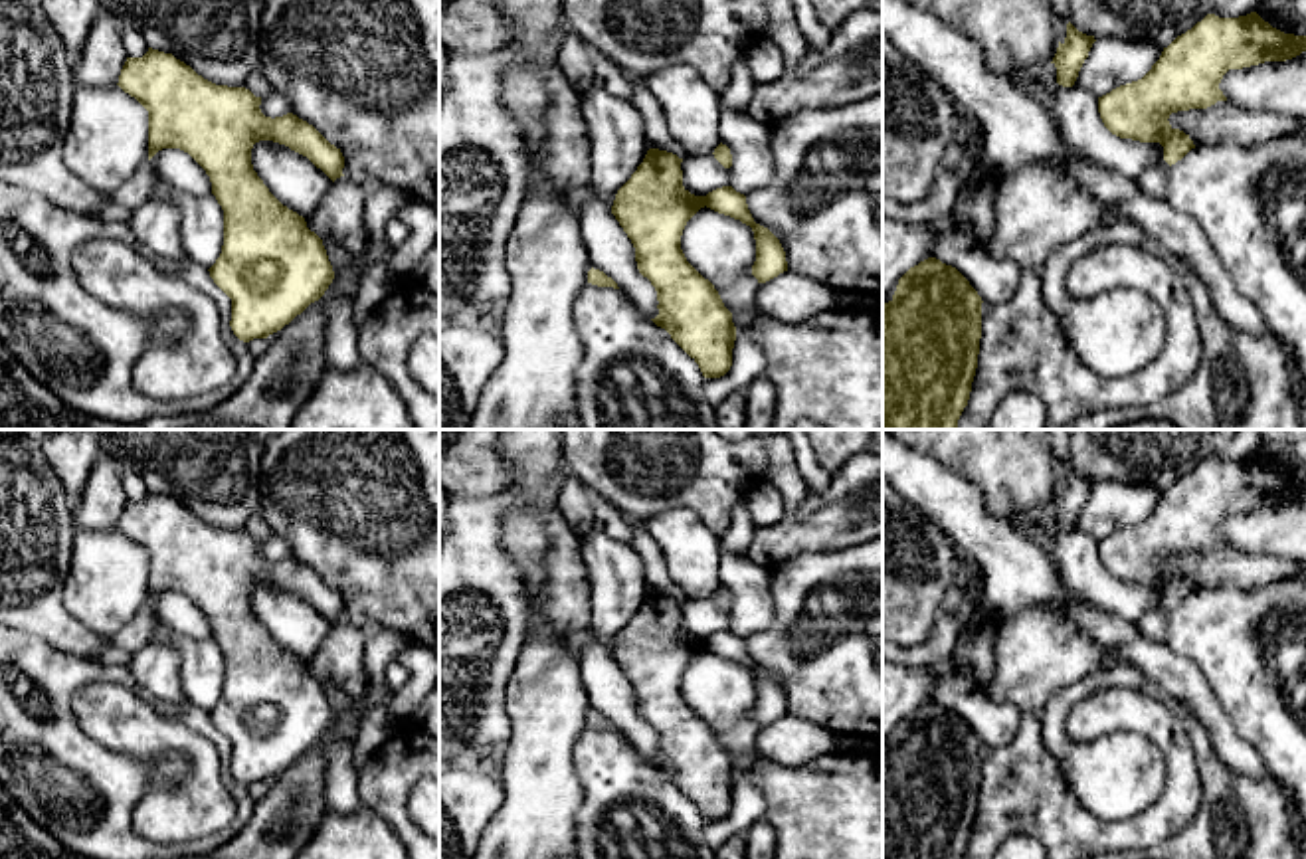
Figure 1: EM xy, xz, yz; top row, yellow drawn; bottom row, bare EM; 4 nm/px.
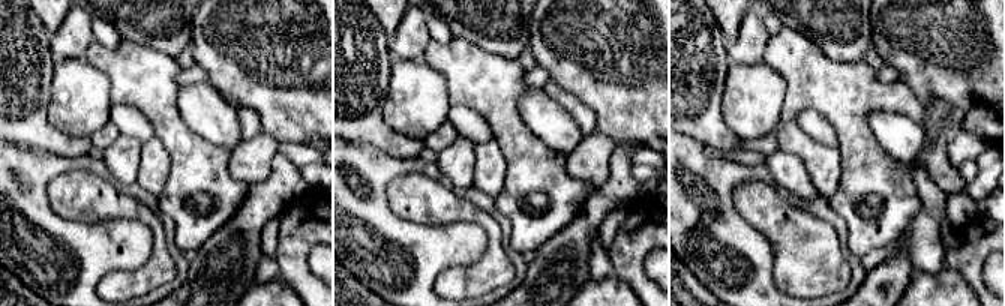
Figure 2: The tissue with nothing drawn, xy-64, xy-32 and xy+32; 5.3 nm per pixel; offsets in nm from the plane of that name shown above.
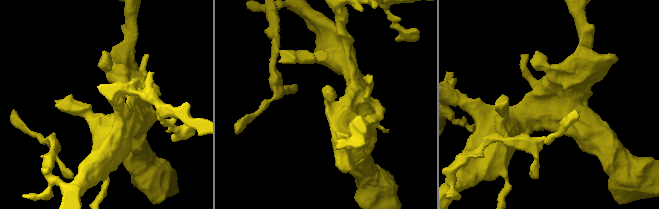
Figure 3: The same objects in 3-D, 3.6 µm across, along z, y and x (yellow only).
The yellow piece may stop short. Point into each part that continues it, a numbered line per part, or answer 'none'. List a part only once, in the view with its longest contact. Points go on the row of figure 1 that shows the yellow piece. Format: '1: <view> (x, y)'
1: yz (1154, 181)

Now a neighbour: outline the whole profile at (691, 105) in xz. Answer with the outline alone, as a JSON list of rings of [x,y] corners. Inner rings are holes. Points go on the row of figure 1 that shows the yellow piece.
[[[673,65],[649,73],[645,85],[661,101],[673,139],[689,156],[712,154],[718,133],[720,93],[693,65]]]

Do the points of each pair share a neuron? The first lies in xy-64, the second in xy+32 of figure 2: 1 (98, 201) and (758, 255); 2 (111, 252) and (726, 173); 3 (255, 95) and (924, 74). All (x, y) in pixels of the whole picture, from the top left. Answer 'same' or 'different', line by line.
1: different
2: same
3: same

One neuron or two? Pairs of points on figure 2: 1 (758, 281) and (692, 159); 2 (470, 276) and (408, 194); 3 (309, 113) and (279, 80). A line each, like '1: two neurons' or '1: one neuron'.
1: one neuron
2: one neuron
3: one neuron

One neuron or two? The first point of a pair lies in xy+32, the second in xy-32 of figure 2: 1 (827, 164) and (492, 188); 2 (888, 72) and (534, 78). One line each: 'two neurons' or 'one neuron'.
1: one neuron
2: one neuron

